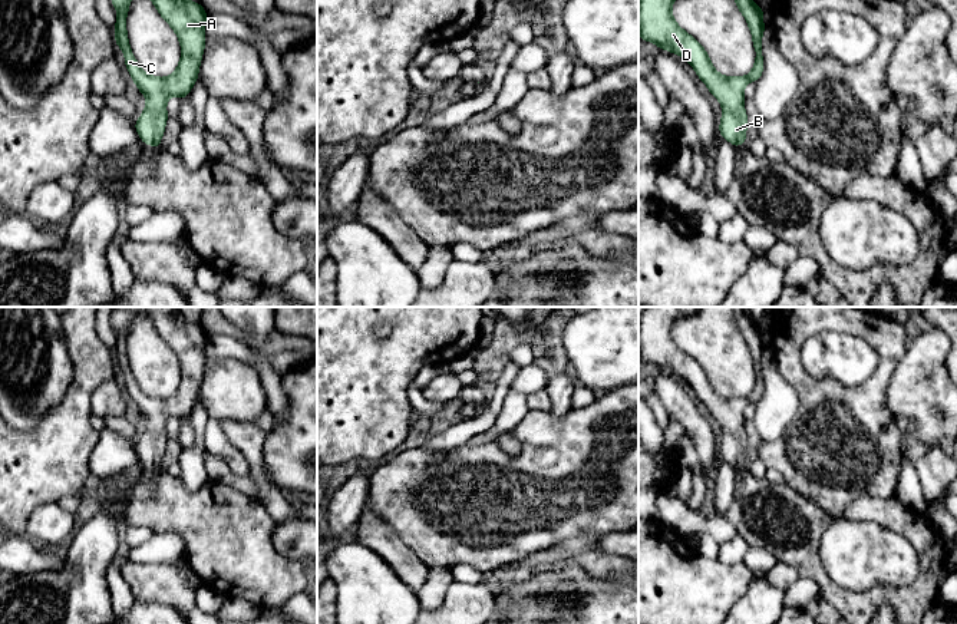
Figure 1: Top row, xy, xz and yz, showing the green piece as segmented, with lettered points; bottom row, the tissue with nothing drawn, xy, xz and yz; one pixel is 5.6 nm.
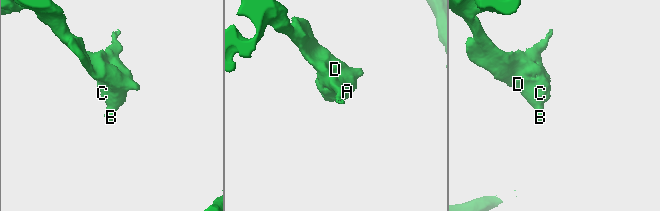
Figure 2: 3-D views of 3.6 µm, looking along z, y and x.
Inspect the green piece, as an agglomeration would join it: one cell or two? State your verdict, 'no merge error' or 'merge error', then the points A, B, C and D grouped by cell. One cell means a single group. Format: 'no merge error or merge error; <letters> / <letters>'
no merge error; A B C D

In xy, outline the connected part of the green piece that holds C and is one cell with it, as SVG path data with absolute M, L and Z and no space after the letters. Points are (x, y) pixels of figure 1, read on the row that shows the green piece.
M110 0L118 11L115 43L122 49L125 66L141 93L146 98L142 115L133 123L142 143L161 146L171 96L188 98L199 75L199 65L205 49L207 11L202 4L191 0L152 0L161 17L175 32L181 44L181 60L175 72L166 77L148 75L136 62L126 32L126 17L131 0Z

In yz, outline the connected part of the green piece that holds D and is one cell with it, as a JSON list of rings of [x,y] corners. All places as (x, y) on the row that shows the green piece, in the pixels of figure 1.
[[[638,0],[640,39],[641,42],[653,42],[657,49],[669,50],[687,60],[699,79],[722,105],[720,138],[737,148],[746,143],[748,129],[743,89],[749,82],[756,83],[763,75],[765,10],[756,6],[753,0],[735,0],[752,33],[756,57],[749,75],[723,76],[713,67],[704,47],[677,24],[671,13],[673,3],[674,0]]]

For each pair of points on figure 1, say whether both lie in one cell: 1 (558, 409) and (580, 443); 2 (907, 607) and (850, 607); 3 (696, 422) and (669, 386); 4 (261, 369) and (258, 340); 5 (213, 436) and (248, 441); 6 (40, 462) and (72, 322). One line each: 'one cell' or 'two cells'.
1: two cells
2: one cell
3: one cell
4: one cell
5: two cells
6: one cell

